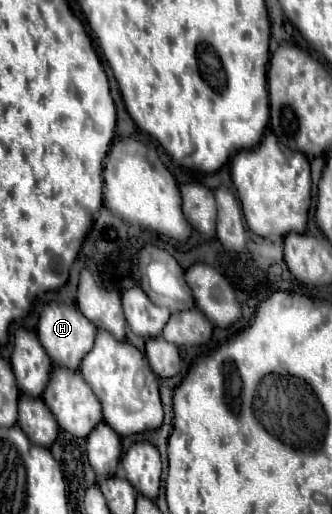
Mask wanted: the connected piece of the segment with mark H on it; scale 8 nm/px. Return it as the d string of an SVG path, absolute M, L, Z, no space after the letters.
M47 303L37 323L39 341L45 347L47 355L51 357L53 365L63 365L69 369L79 369L81 359L93 347L95 333L97 327L93 327L93 323L89 323L89 319L85 319L85 315L81 315L81 311L77 311L75 305L65 305L65 303Z

